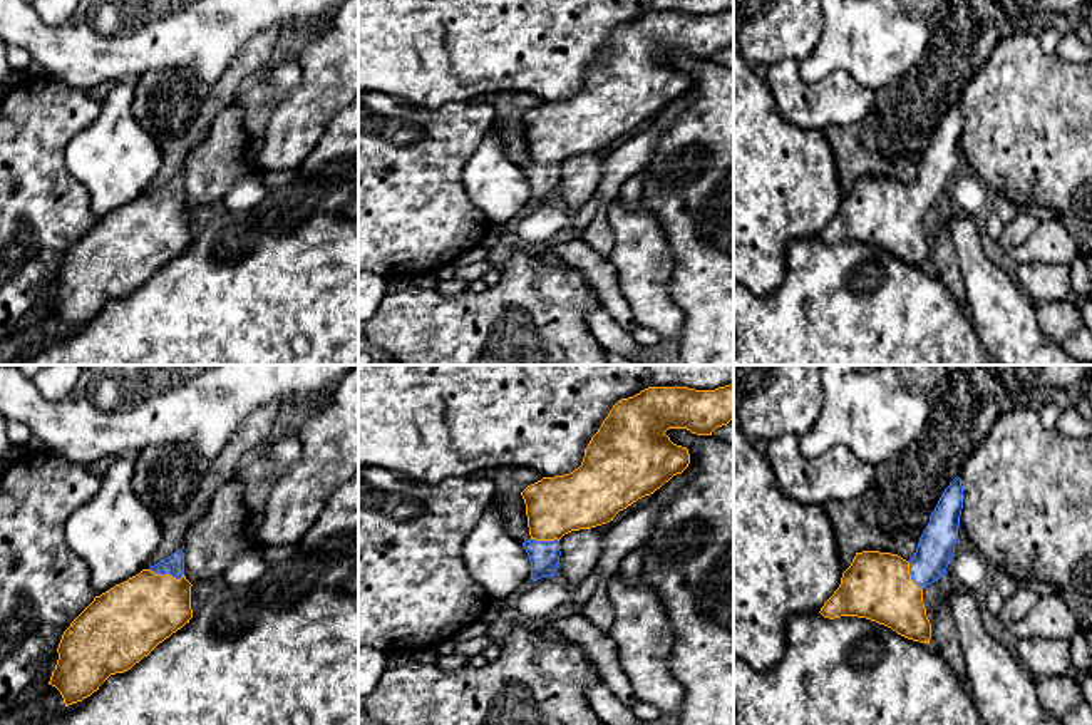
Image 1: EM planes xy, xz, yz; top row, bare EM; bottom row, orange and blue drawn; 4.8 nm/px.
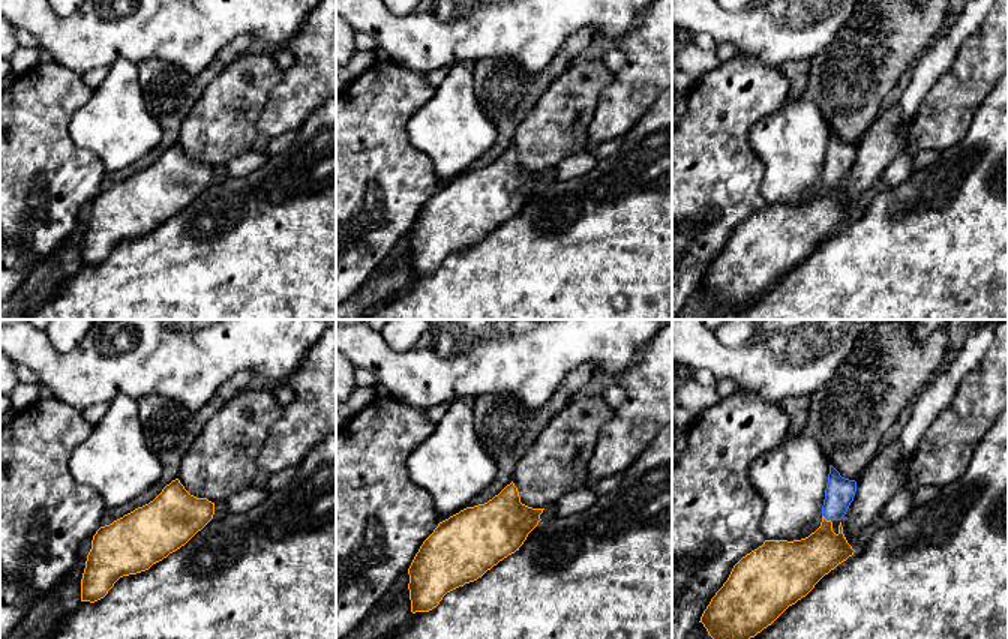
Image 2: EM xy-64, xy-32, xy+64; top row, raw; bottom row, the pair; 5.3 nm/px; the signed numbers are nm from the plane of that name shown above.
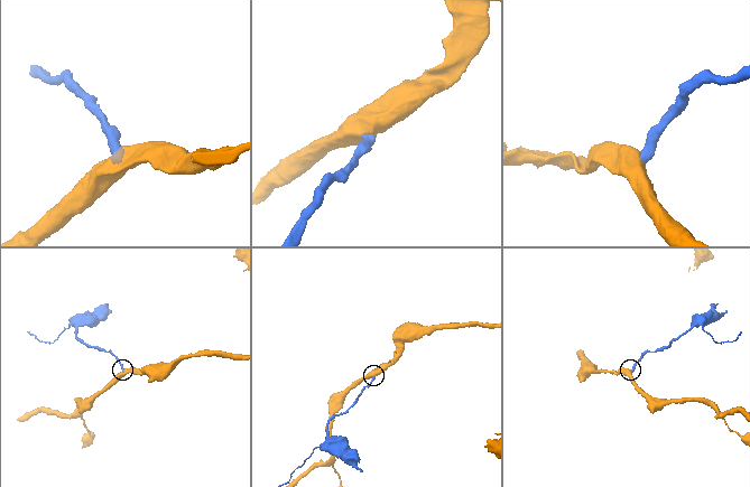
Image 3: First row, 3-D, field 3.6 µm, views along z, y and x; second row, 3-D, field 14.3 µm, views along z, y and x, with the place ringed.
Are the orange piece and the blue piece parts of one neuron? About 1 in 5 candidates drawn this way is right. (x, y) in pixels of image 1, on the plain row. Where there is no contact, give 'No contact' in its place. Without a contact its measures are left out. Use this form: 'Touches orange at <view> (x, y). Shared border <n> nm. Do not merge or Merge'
Touches orange at xy (166, 200). Shared border 180 nm. Merge

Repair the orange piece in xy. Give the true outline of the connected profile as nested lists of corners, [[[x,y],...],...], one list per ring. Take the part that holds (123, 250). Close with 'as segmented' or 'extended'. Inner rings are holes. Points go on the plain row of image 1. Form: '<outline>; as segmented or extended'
[[[179,174],[95,221],[64,256],[57,273],[59,285],[49,310],[60,316],[65,332],[90,321],[111,300],[131,295],[159,268],[189,248],[191,211],[184,201],[184,177]]]; extended

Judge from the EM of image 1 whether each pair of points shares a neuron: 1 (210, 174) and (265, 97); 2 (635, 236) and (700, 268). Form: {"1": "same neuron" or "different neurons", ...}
{"1": "same neuron", "2": "different neurons"}

